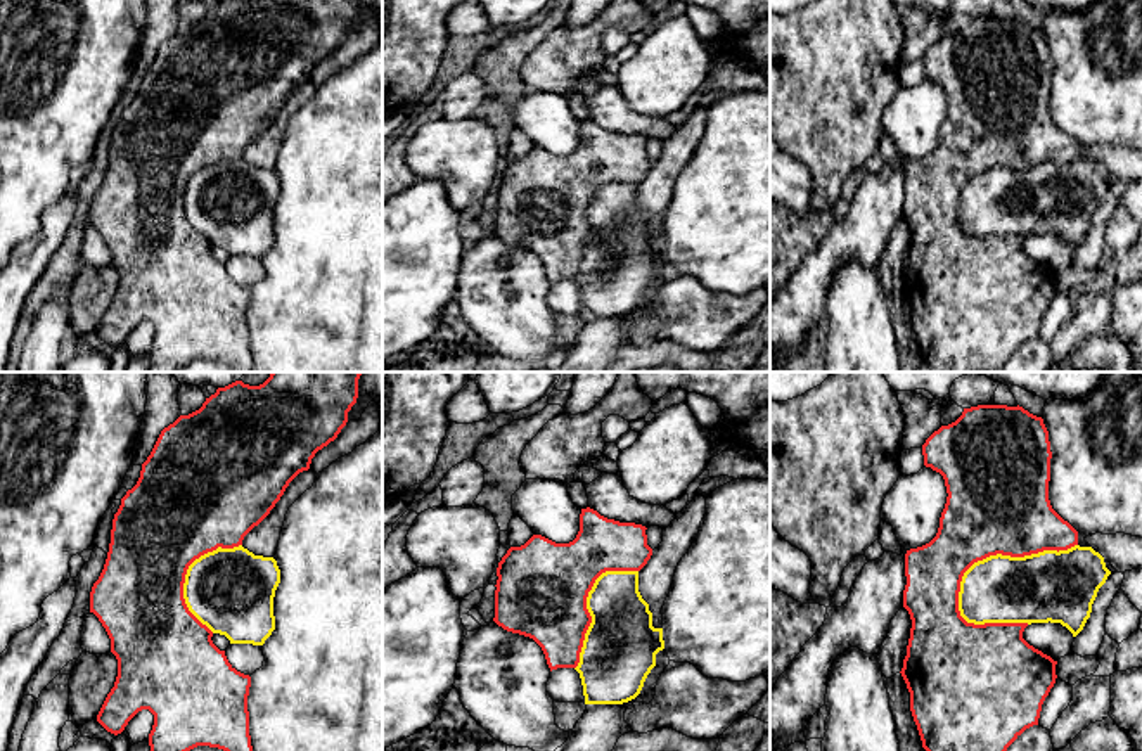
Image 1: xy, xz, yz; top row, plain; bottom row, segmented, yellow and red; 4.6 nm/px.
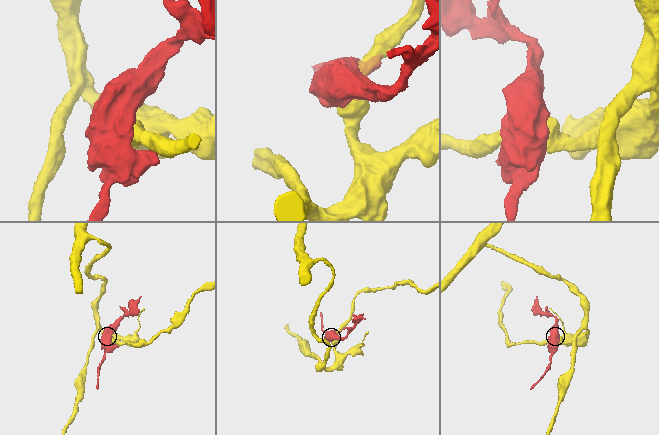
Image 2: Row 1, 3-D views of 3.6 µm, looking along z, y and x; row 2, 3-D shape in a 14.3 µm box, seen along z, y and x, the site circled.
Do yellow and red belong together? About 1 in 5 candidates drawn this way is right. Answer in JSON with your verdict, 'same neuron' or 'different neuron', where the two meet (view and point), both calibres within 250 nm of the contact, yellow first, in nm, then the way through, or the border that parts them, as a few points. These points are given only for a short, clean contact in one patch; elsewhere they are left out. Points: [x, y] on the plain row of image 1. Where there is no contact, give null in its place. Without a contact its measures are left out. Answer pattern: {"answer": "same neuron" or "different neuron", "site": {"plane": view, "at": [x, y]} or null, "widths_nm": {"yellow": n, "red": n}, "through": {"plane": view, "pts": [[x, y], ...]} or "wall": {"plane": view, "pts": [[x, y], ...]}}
{"answer": "different neuron", "site": {"plane": "yz", "at": [999, 166]}, "widths_nm": {"yellow": 320, "red": 460}}

